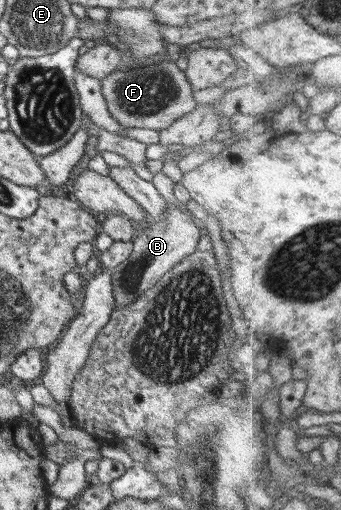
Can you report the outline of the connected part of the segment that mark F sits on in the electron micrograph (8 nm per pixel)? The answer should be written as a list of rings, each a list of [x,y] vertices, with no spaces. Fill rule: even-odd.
[[[166,57],[165,61],[157,65],[127,62],[120,69],[109,72],[99,83],[107,111],[124,131],[127,128],[139,128],[159,132],[195,106],[184,71],[177,69],[171,57]]]

